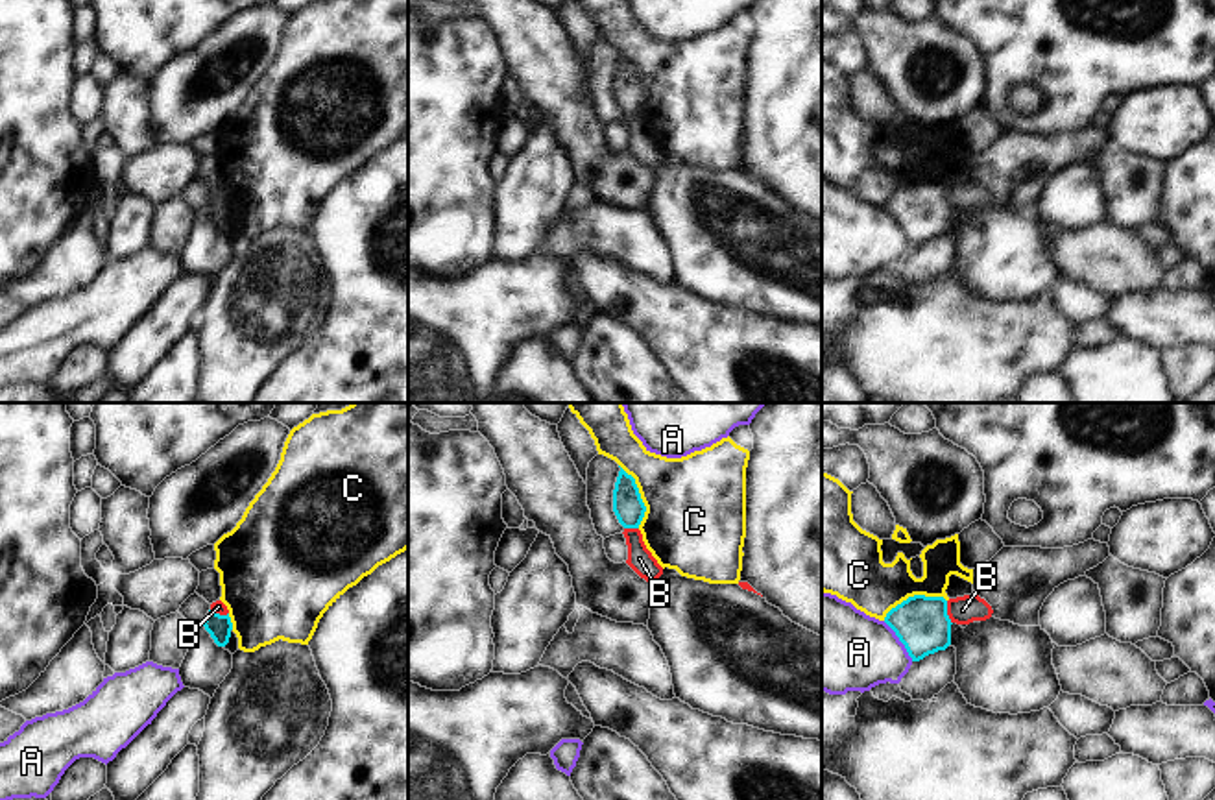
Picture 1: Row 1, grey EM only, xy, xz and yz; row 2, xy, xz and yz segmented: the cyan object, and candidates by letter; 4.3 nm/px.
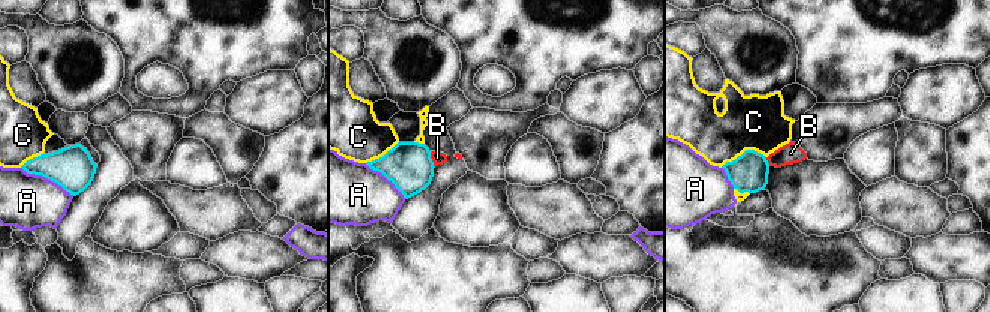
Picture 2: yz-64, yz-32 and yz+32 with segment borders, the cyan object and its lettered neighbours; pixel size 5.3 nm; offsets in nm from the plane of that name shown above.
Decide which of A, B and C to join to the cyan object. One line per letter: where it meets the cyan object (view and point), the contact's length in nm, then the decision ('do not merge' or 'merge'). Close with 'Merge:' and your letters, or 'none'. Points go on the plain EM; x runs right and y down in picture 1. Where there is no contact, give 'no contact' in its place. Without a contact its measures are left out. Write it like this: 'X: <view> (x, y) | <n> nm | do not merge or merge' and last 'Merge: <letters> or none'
A: yz (900, 226) | 220 nm | do not merge
B: yz (946, 198) | 110 nm | do not merge
C: yz (914, 181) | 300 nm | do not merge
Merge: none

